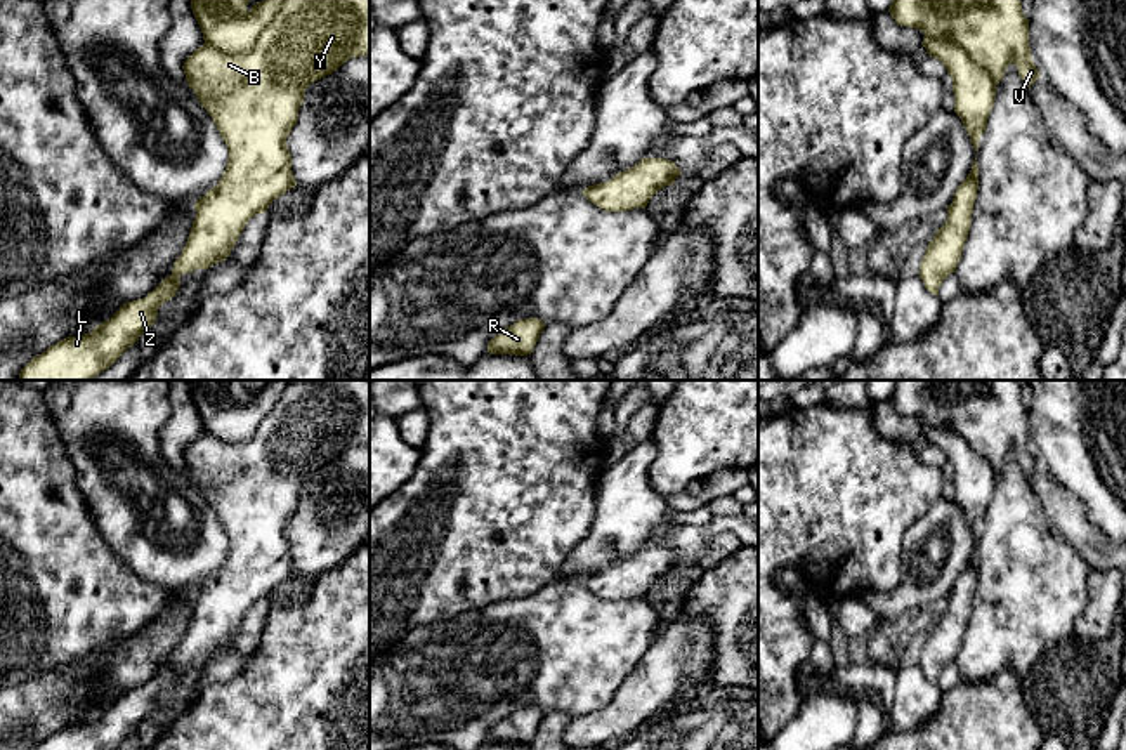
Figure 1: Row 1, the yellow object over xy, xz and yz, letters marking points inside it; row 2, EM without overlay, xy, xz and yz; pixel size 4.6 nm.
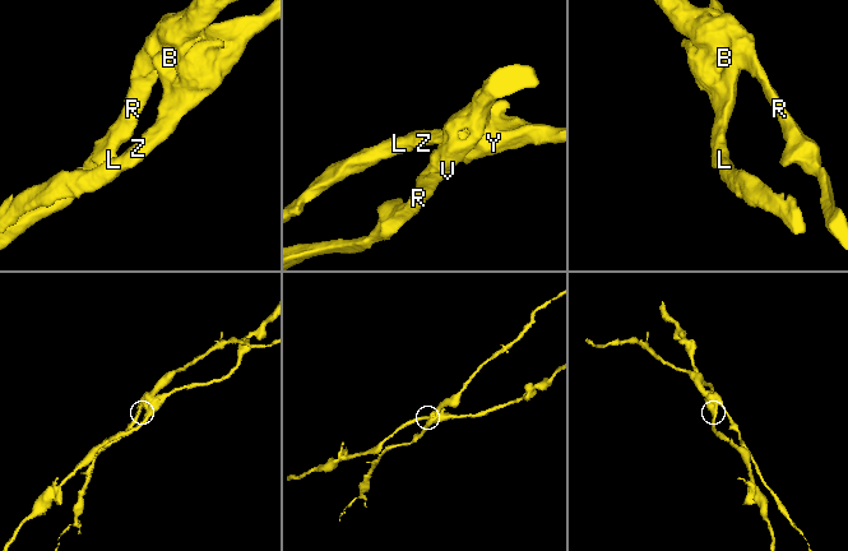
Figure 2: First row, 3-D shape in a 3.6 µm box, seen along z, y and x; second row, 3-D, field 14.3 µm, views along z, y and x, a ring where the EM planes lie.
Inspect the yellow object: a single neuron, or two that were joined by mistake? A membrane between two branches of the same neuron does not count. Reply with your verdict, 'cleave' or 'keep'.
keep

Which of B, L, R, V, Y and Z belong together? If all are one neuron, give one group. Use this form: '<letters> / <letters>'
B L R V Y Z

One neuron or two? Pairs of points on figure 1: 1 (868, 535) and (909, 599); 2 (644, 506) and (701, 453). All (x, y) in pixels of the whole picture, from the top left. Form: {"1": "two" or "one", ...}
{"1": "two", "2": "two"}

